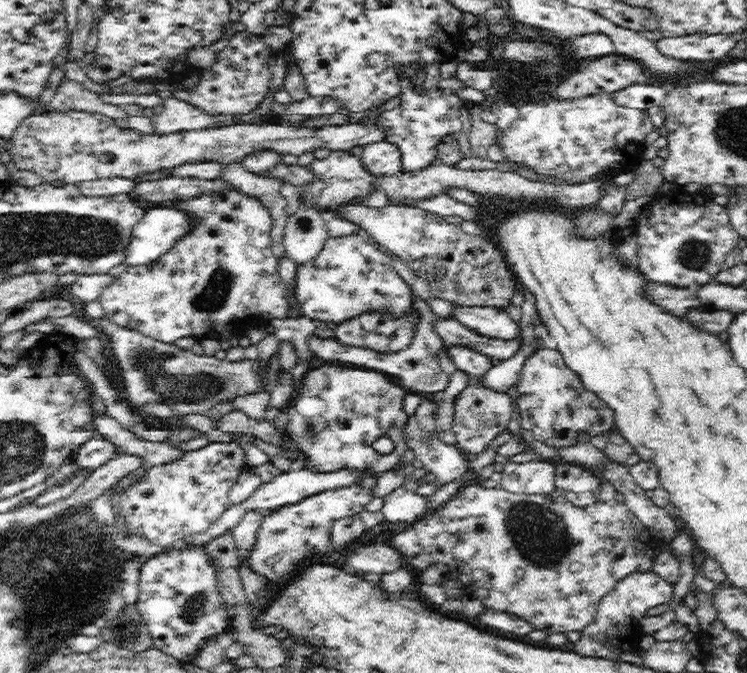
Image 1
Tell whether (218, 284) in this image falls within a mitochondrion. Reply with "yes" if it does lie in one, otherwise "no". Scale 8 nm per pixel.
yes

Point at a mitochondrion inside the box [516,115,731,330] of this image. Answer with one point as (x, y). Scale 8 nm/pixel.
(695, 254)

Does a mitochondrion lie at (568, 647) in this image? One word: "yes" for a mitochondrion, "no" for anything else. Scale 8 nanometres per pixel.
no

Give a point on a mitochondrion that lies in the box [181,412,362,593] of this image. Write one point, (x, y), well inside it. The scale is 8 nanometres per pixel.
(313, 431)

